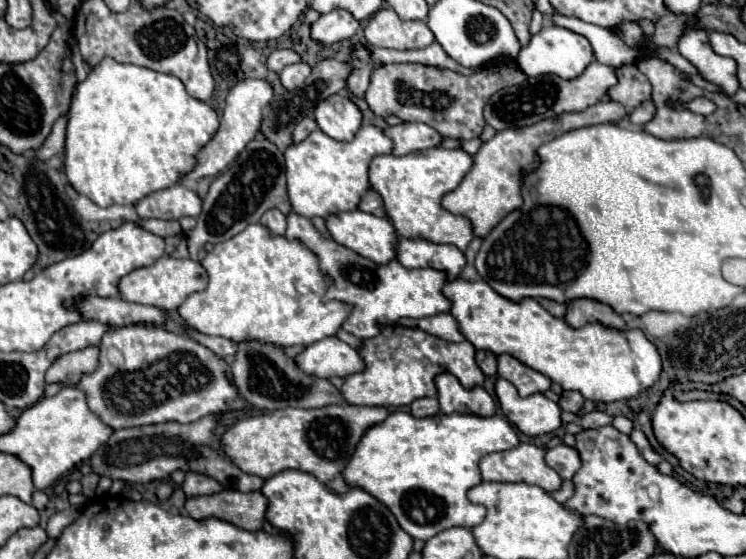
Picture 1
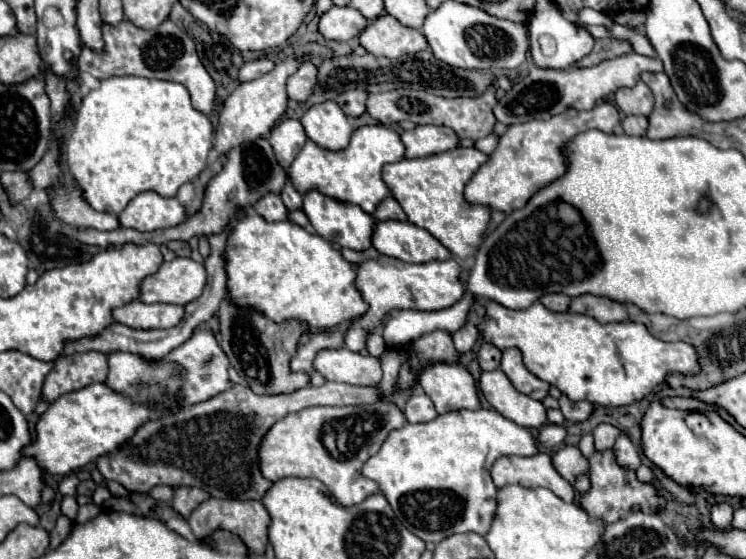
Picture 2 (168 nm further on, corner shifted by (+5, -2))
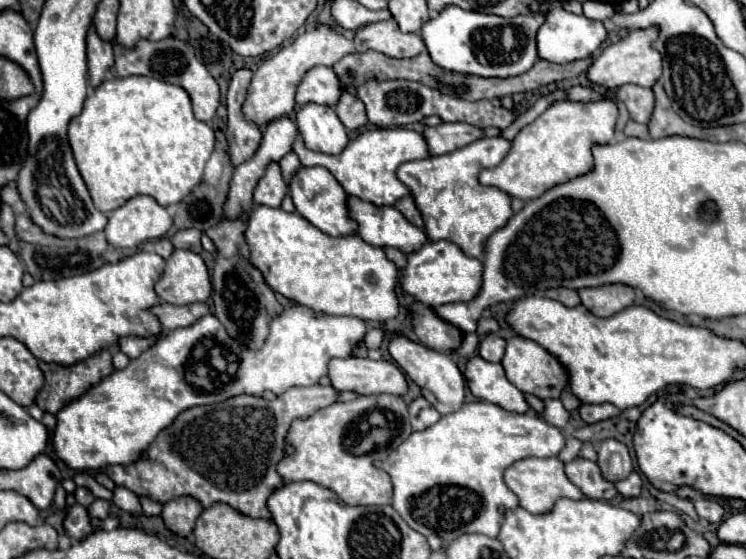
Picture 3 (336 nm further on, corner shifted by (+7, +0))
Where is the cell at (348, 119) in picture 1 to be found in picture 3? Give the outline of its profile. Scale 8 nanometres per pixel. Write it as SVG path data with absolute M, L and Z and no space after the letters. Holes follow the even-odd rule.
M301 106L297 112L297 128L305 146L313 152L339 154L349 142L347 130L331 106Z

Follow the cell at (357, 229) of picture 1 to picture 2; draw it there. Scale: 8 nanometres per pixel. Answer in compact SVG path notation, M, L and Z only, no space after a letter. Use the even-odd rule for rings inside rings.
M309 190L303 194L303 212L307 214L315 232L319 236L323 236L325 240L339 244L341 248L353 248L353 250L365 250L371 246L369 238L373 234L373 222L375 220L367 212L363 212L359 206L333 200L329 196L321 194L319 190Z

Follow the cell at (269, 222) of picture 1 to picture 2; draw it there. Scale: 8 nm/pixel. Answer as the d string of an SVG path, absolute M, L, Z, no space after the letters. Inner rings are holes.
M265 194L265 198L261 198L261 202L257 202L257 206L253 206L253 210L271 222L287 218L287 210L285 210L285 204L281 202L279 194Z

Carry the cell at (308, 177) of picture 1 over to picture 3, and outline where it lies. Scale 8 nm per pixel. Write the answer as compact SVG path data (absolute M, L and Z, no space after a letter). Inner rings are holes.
M371 128L371 130L359 132L359 136L351 140L339 156L329 156L329 154L319 154L319 152L309 150L301 136L297 136L293 144L293 152L299 156L301 166L327 168L343 186L347 196L367 200L375 206L393 206L399 198L409 194L409 188L397 180L395 170L403 162L425 158L427 144L423 144L423 136L419 132L409 130L409 128Z

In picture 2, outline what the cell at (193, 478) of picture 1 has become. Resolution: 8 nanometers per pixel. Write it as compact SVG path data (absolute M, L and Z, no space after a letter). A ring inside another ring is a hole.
M181 486L181 488L175 488L175 496L171 500L171 506L173 506L175 512L179 512L183 518L187 518L207 498L209 498L209 494L201 488Z

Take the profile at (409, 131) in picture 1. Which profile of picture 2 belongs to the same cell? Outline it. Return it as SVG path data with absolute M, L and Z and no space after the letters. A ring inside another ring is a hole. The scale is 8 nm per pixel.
M417 126L413 130L403 132L401 140L407 148L405 158L427 158L427 156L441 154L441 152L447 152L447 150L453 150L453 148L459 146L459 136L447 126Z

